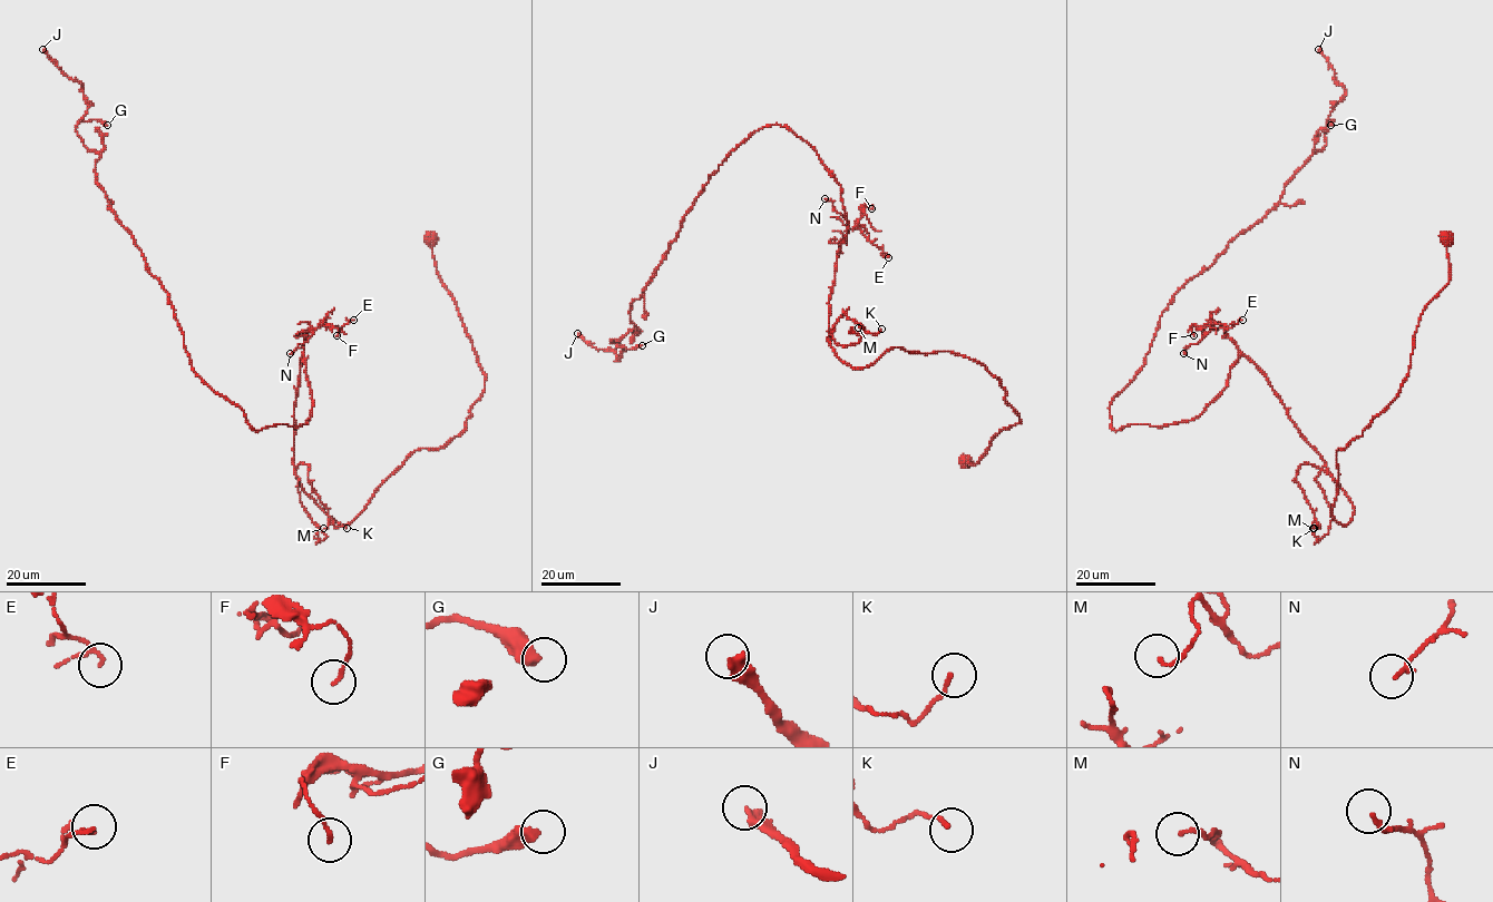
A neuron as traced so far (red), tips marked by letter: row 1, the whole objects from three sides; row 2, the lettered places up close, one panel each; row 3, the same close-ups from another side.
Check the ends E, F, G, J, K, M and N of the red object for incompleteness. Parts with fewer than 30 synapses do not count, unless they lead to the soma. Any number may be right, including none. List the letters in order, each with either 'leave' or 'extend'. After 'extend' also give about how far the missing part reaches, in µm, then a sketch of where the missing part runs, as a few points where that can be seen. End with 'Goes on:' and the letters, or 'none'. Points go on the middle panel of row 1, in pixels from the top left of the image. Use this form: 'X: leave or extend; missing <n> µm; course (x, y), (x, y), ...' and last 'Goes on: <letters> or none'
E: leave
F: leave
G: leave
J: leave
K: leave
M: leave
N: leave
Goes on: none

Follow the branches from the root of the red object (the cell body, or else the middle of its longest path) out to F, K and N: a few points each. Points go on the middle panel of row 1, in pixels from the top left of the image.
F: (965, 457), (975, 463), (1020, 422), (982, 363), (891, 347), (855, 369), (828, 343), (839, 243), (871, 208)
K: (965, 457), (1020, 422), (1001, 382), (946, 351), (891, 347), (855, 369), (831, 345), (842, 311), (881, 329)
N: (965, 457), (1018, 414), (950, 352), (891, 347), (859, 369), (837, 355), (847, 222), (825, 198)

